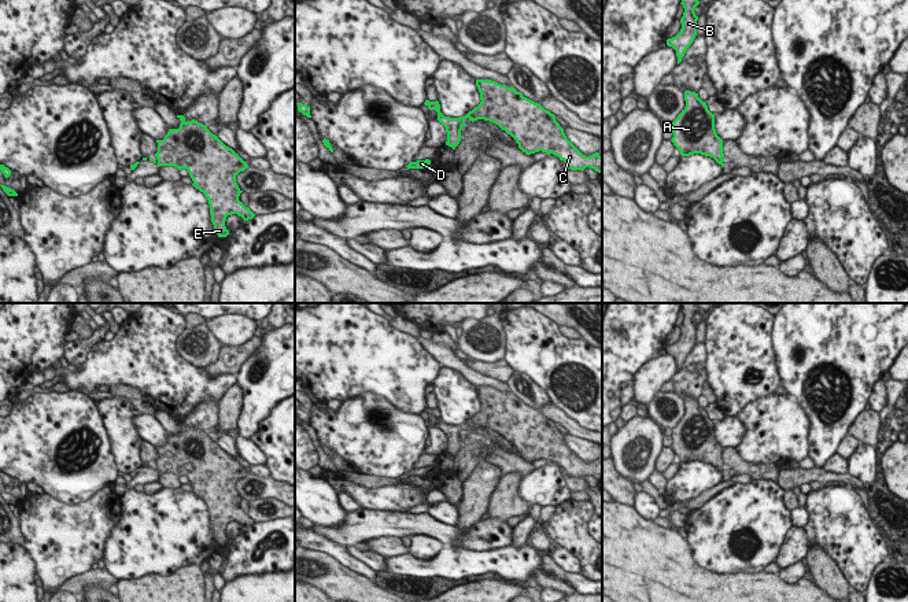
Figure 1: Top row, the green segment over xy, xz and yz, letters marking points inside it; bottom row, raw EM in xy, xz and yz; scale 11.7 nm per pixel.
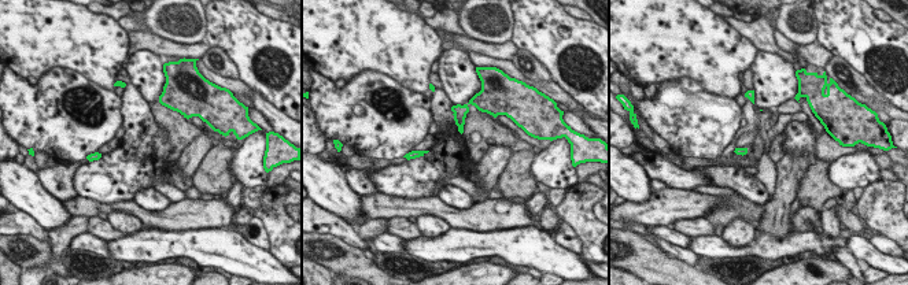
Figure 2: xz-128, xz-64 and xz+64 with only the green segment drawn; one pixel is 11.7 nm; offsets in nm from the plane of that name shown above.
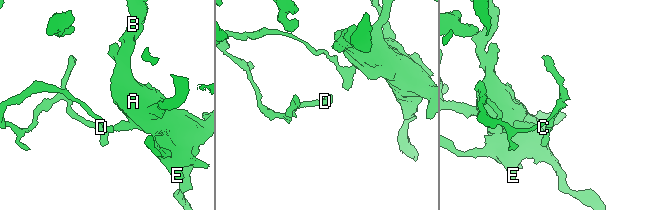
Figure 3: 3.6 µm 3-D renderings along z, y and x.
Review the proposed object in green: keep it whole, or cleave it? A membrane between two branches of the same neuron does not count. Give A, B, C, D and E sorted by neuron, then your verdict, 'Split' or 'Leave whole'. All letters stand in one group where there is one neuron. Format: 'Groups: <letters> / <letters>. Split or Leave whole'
Groups: A B C E / D. Split.

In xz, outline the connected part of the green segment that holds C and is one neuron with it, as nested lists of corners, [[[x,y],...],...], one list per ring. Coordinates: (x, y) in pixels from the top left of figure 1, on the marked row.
[[[476,80],[480,104],[466,114],[469,119],[484,119],[498,125],[510,134],[527,155],[553,154],[566,163],[566,169],[586,167],[602,173],[602,158],[598,152],[583,155],[565,136],[555,115],[540,104],[527,99],[514,88],[491,80]]]

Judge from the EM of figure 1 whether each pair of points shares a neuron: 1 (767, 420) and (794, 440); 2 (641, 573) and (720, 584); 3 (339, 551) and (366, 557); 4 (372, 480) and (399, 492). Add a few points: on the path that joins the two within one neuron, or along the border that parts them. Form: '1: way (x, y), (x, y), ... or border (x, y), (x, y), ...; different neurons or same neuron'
1: way (774, 425), (787, 439); same neuron
2: way (660, 582), (663, 584), (701, 584); same neuron
3: border (347, 547), (355, 557), (377, 572); different neurons
4: border (353, 482), (366, 487), (403, 483), (417, 486); different neurons

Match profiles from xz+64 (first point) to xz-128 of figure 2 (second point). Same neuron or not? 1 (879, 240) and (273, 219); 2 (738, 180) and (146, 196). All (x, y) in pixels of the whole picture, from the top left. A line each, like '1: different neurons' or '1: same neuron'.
1: different neurons
2: same neuron

